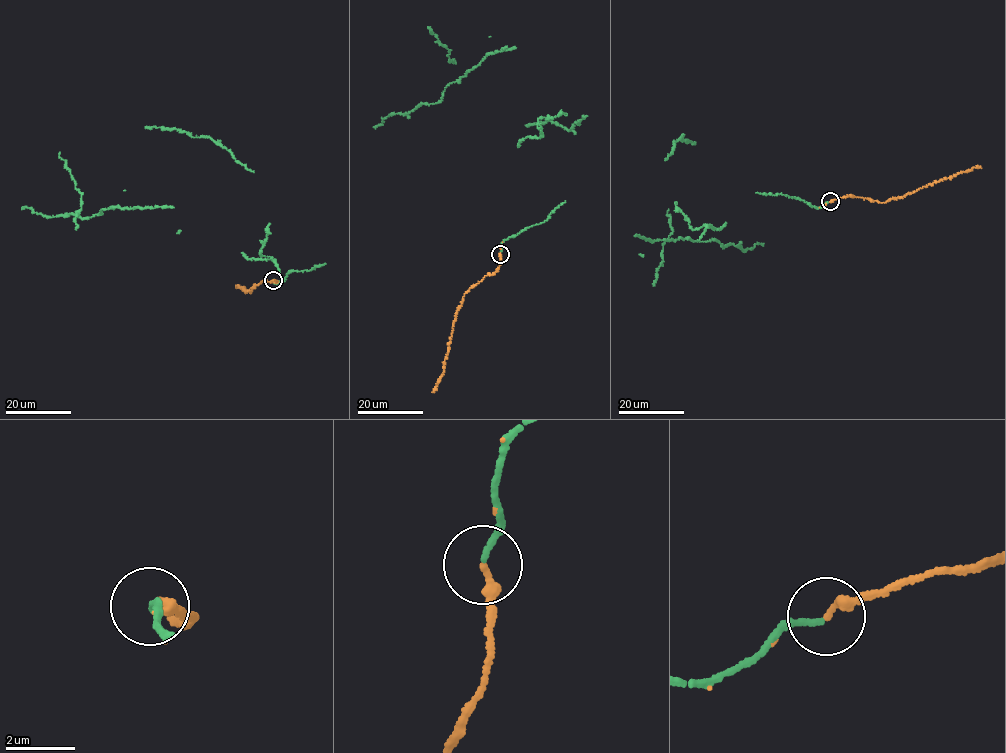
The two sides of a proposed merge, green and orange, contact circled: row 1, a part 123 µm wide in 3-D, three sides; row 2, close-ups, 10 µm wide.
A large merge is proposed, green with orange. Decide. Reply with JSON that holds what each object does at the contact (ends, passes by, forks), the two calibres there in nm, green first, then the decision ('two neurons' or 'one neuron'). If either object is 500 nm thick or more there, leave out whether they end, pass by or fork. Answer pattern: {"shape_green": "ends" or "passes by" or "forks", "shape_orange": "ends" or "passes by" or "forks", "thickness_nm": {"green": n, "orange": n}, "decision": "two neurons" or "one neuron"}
{"shape_green": "ends", "shape_orange": "ends", "thickness_nm": {"green": 150, "orange": 240}, "decision": "one neuron"}

